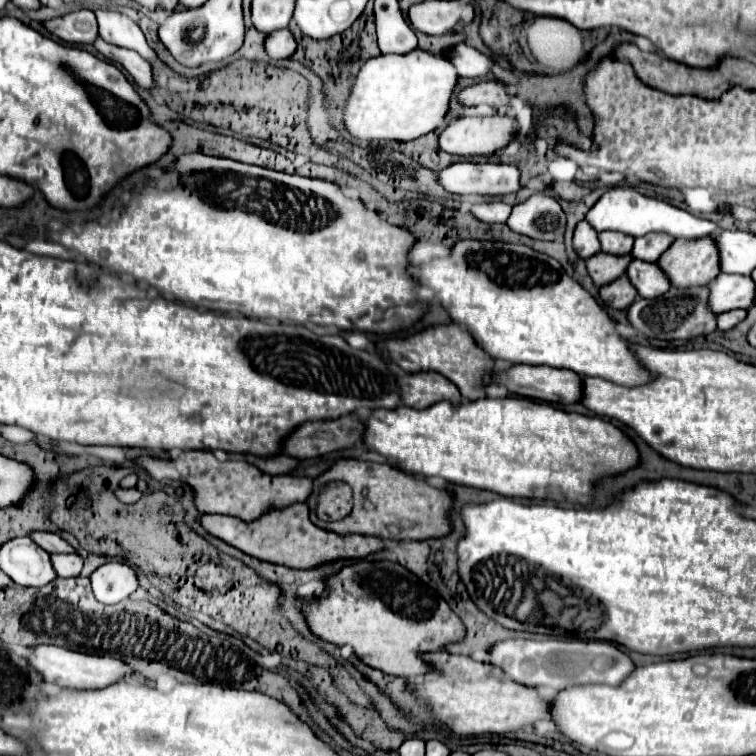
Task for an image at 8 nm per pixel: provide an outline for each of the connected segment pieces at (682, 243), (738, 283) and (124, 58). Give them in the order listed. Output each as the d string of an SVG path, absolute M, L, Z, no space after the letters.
M711 236L703 240L675 240L657 260L657 266L675 288L707 286L719 274L719 256Z
M719 274L709 284L709 300L707 308L713 314L729 312L735 308L749 308L755 298L755 284L751 276L735 276L735 274Z
M105 40L95 42L95 48L97 48L105 58L109 58L111 62L121 64L143 90L147 90L147 92L153 92L153 90L155 90L153 70L151 70L151 66L149 66L137 52L127 50L127 48L115 48L113 44L107 44Z

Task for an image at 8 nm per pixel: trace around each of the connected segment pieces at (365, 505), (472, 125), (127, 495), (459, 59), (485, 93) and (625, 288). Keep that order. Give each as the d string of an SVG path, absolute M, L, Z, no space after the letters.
M345 458L337 460L329 470L313 480L315 490L333 480L341 480L351 486L355 508L343 520L321 520L319 526L325 530L333 530L339 534L367 534L387 540L425 540L433 536L445 536L449 532L447 512L451 508L451 496L443 488L433 488L427 482L415 480L411 474L405 474L389 464Z
M463 114L437 134L437 144L441 150L459 156L493 154L511 142L511 132L519 132L519 124L511 116Z
M117 488L117 490L115 490L115 498L117 498L119 502L123 502L123 504L135 504L135 502L141 498L141 492L139 492L137 488L129 488L129 490Z
M457 44L455 48L451 48L447 52L447 58L455 66L457 74L465 76L465 78L483 76L491 70L491 64L493 64L491 58L487 58L485 54L477 52L475 48L471 48L467 44Z
M485 80L463 88L457 94L457 102L461 106L491 106L491 108L507 108L511 104L511 92L501 80Z
M621 276L619 280L615 280L615 282L607 284L607 286L603 286L603 288L599 290L599 296L601 296L601 300L603 300L607 306L611 306L611 308L615 308L615 310L625 310L625 308L631 306L631 302L635 300L637 292L635 292L635 288L631 288L627 276Z

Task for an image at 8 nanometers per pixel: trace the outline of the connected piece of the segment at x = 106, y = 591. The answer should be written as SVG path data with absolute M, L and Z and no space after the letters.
M107 562L91 574L93 594L103 604L119 604L137 590L135 570L123 562Z

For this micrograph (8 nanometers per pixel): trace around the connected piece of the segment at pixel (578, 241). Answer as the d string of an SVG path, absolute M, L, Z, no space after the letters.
M583 220L577 224L575 234L573 234L573 248L579 254L579 258L587 260L593 254L599 252L599 240L597 240L597 232Z

